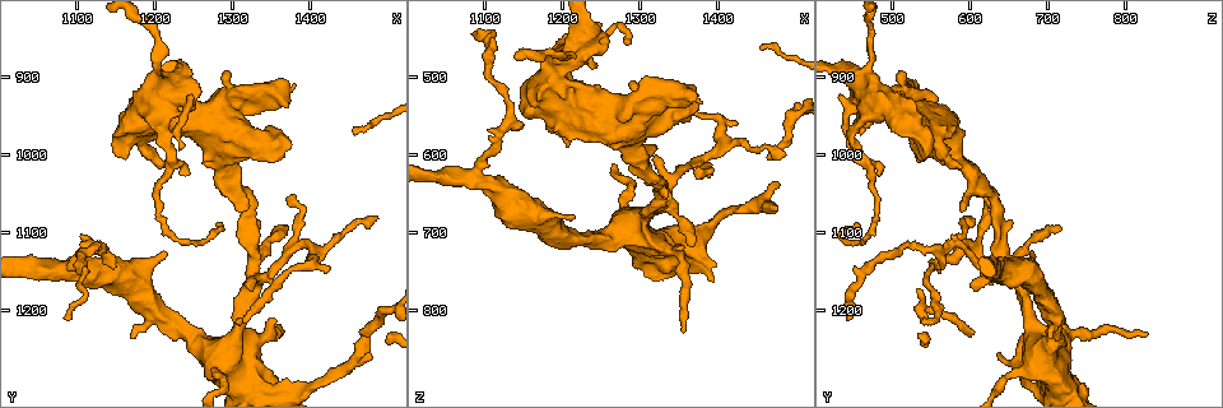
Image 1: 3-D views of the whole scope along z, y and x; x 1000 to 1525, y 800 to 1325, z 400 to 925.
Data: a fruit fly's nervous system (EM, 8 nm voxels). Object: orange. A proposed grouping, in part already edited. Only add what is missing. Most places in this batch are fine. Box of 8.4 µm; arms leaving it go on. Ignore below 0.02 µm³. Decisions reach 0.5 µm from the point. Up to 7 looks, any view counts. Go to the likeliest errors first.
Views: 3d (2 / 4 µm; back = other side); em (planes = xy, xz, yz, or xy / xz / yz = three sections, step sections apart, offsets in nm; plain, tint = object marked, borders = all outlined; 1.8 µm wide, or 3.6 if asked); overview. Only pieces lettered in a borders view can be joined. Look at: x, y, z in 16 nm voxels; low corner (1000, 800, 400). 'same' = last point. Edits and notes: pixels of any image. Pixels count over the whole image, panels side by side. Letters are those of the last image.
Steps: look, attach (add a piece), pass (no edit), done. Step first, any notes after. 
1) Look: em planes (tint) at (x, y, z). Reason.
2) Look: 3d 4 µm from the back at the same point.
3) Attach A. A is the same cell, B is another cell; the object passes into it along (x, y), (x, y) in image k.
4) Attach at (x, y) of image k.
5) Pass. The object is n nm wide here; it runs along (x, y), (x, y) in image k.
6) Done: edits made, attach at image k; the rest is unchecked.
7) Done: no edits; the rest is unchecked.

Look: em planes (borders) at (1380, 910, 530).

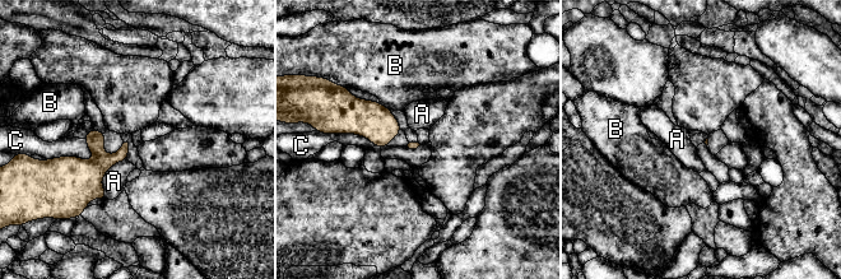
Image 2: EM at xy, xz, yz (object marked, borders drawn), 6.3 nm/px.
Pass. A, B and C are other cells; a border runs along (126, 158), (105, 173), (105, 199) in image 2; none of them fits.

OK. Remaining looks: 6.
Look: em xz step 4 (borders) at (1365, 1090, 720). An open end.

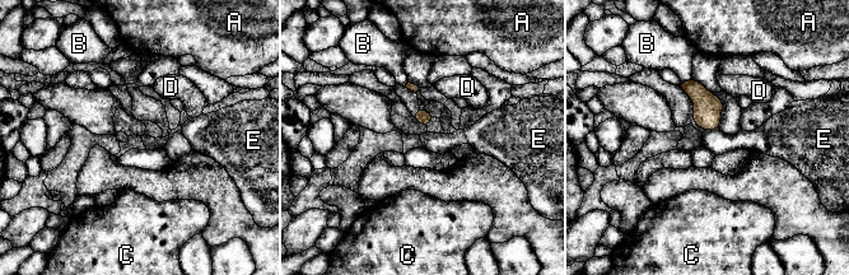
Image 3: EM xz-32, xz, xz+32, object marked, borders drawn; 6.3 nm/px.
Pass. The object is 90 nm wide here; the longest contact is with E, 100 nm; A, B, C, D and E are other cells; none of them fits.

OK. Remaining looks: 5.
Look: em planes (borders) at (1225, 905, 445). Sudden change in width.

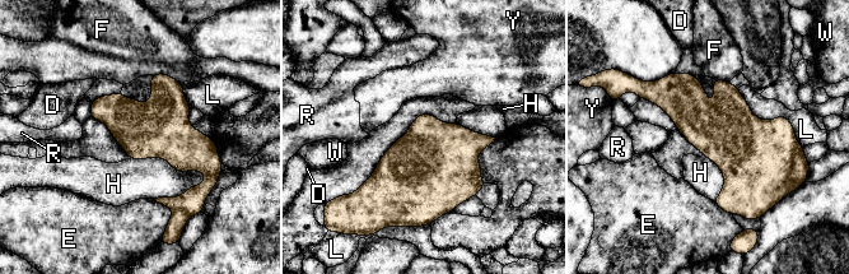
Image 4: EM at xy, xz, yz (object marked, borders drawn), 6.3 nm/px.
Pass. D, E, F, H, L, R, W and Y are other cells; a border runs along (130, 158), (164, 158), (206, 177) in image 4; none of them fits.

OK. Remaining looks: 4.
Done: no edits; the rest is unchecked.

